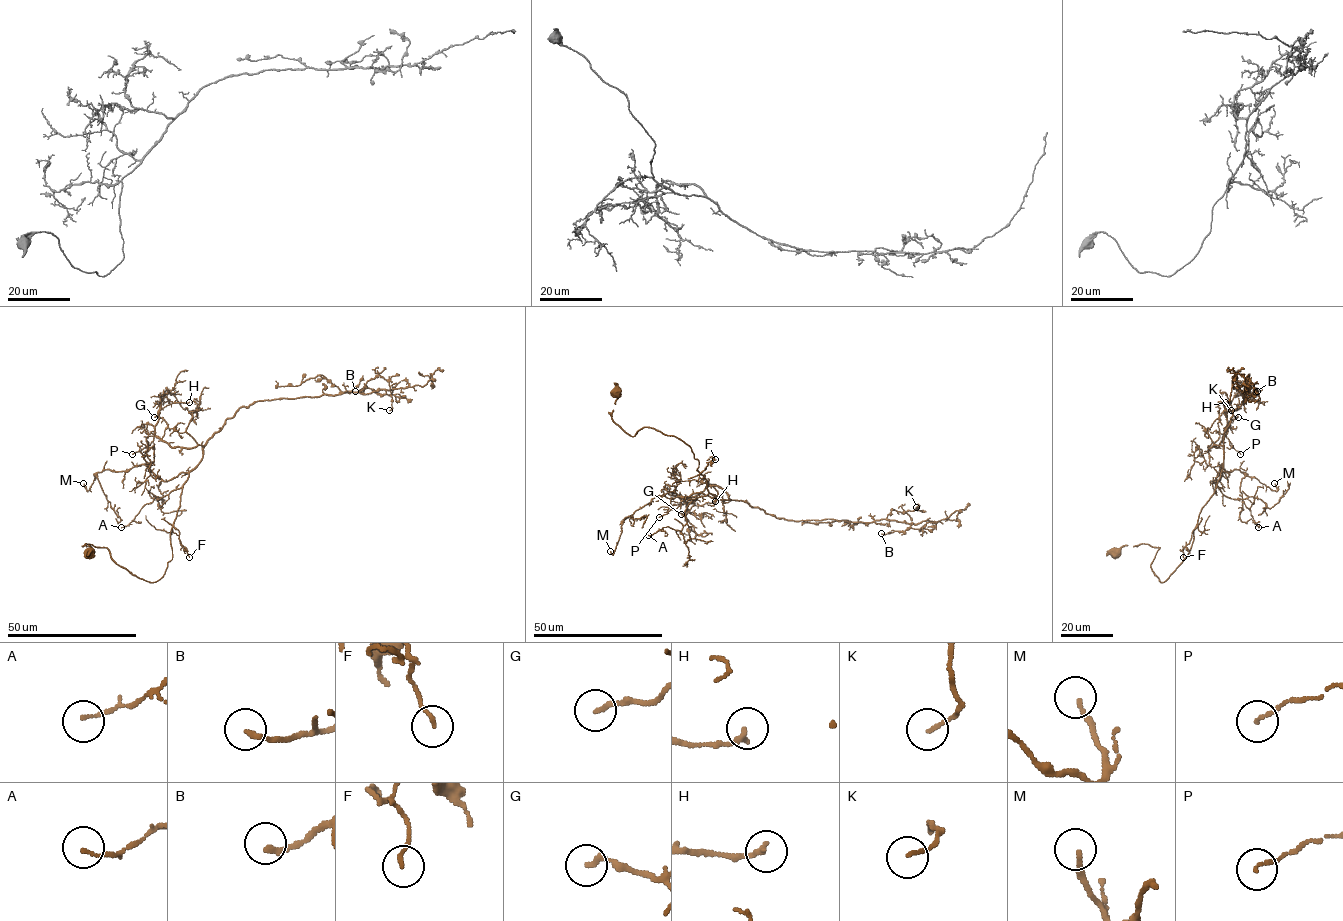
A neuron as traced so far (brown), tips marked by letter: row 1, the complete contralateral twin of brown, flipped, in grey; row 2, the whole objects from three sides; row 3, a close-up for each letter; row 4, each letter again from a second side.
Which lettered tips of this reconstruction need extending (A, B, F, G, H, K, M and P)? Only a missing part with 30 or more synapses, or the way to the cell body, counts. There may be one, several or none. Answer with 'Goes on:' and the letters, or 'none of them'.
Goes on: none of them

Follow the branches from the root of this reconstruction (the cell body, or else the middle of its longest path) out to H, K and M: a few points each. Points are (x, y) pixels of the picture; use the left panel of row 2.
H: (89, 553), (164, 574), (203, 447), (171, 447), (154, 426), (189, 402)
K: (89, 553), (85, 544), (105, 547), (159, 580), (183, 484), (240, 407), (359, 392), (380, 375), (389, 410)
M: (89, 553), (85, 544), (105, 547), (159, 580), (188, 473), (164, 481), (140, 464), (83, 483)

